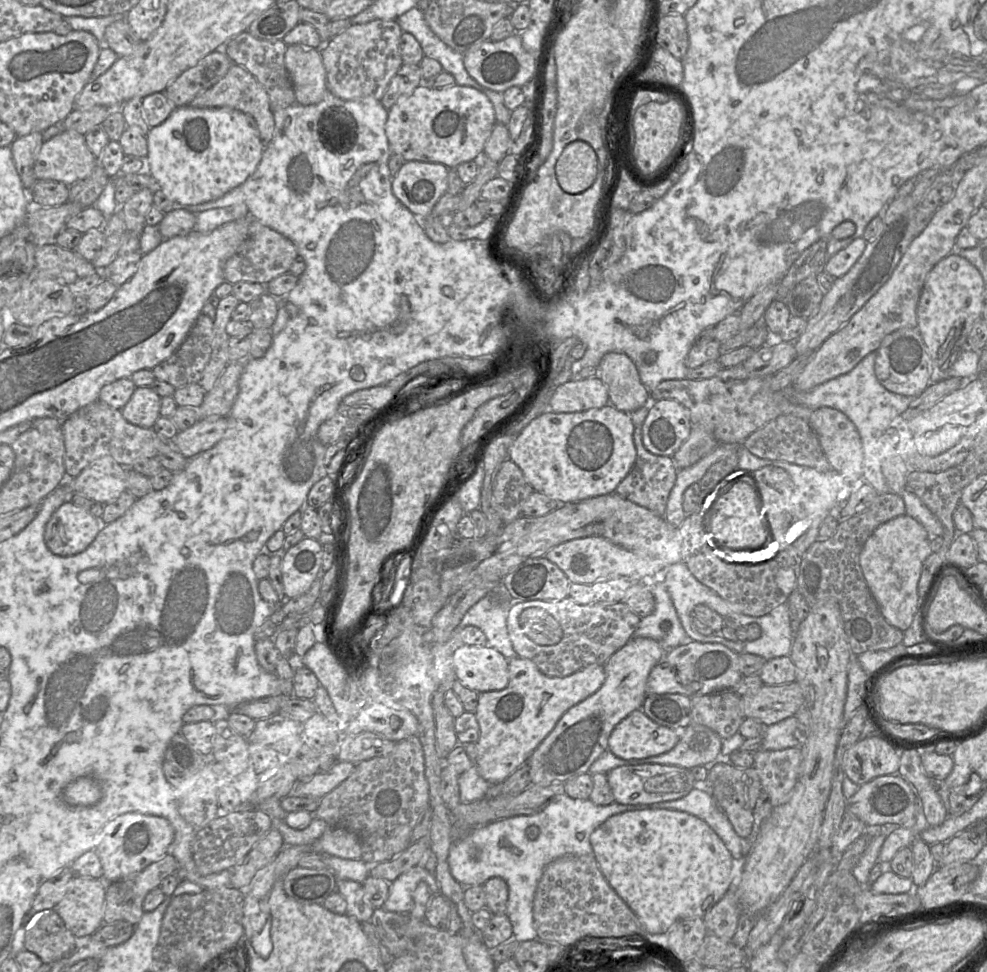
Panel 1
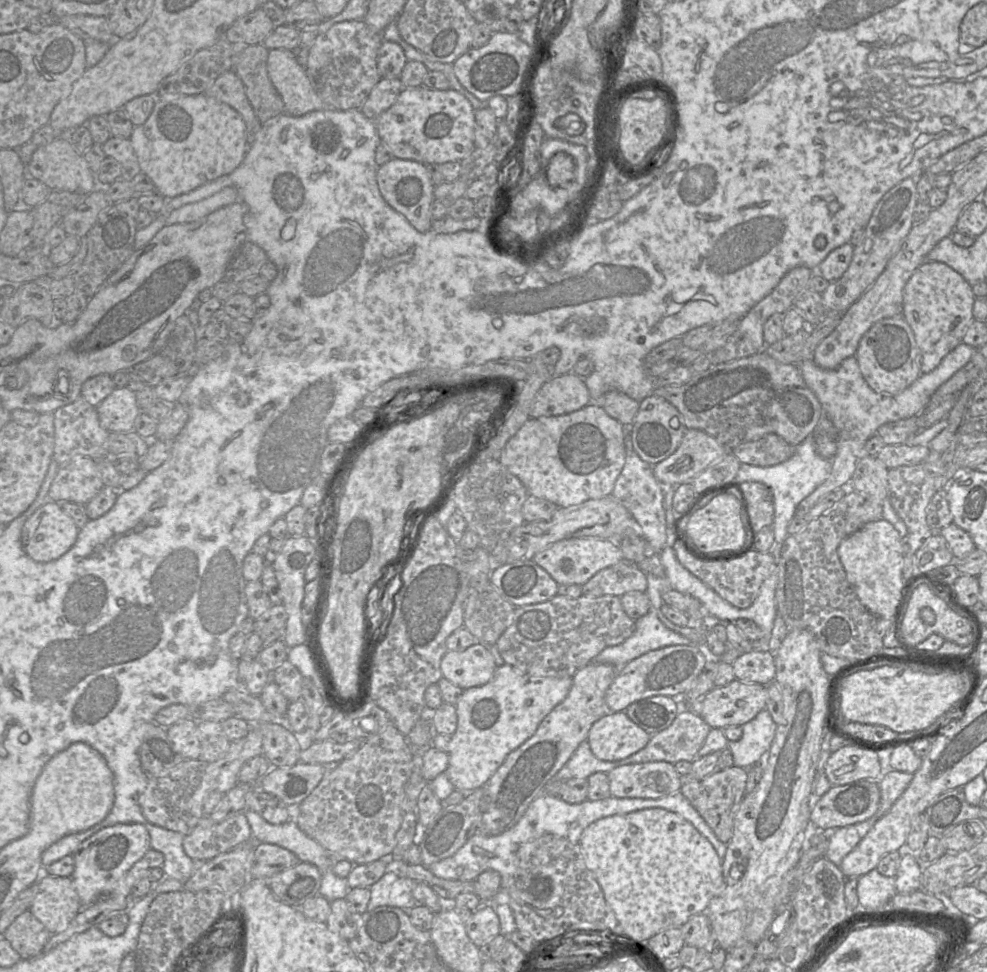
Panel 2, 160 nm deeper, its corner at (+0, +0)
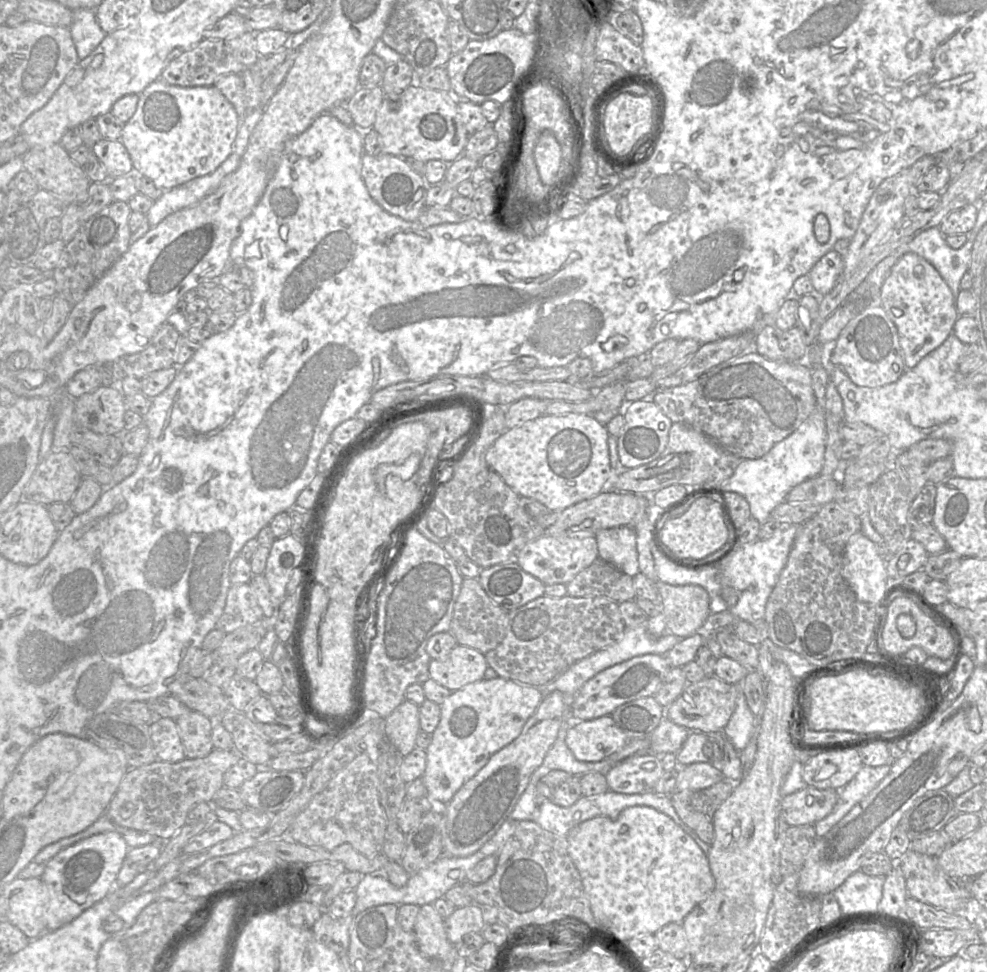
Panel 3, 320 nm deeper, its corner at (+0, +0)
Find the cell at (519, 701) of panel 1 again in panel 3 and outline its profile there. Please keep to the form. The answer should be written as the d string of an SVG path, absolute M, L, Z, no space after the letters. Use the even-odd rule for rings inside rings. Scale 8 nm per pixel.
M499 676L489 680L482 679L453 691L440 705L441 718L426 749L426 768L421 776L427 789L426 797L444 808L456 792L487 764L494 753L520 735L543 698L540 688Z

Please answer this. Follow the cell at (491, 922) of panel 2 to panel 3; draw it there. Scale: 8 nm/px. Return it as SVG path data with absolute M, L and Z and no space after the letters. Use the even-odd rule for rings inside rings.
M477 904L457 907L455 911L444 919L447 937L452 944L457 944L462 937L470 932L480 932L485 922L481 908Z

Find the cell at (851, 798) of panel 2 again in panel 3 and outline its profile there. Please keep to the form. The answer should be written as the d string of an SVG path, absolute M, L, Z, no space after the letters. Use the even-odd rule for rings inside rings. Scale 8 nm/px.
M807 786L783 796L780 816L789 826L814 825L829 815L839 801L839 790Z

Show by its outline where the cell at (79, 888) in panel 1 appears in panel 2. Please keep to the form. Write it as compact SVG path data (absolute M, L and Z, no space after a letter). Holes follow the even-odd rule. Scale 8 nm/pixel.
M42 875L29 911L51 934L64 931L83 908L71 877Z

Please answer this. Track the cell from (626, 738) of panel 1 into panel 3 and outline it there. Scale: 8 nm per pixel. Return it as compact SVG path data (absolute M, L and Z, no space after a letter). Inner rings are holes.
M611 715L591 720L573 721L566 734L566 745L574 757L583 762L599 762L622 749L628 742L628 736L616 725Z

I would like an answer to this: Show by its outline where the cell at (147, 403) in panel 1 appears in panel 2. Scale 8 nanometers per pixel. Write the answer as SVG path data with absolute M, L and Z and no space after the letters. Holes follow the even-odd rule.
M116 387L97 406L101 426L109 432L134 431L134 422L141 408L136 394L127 387Z

